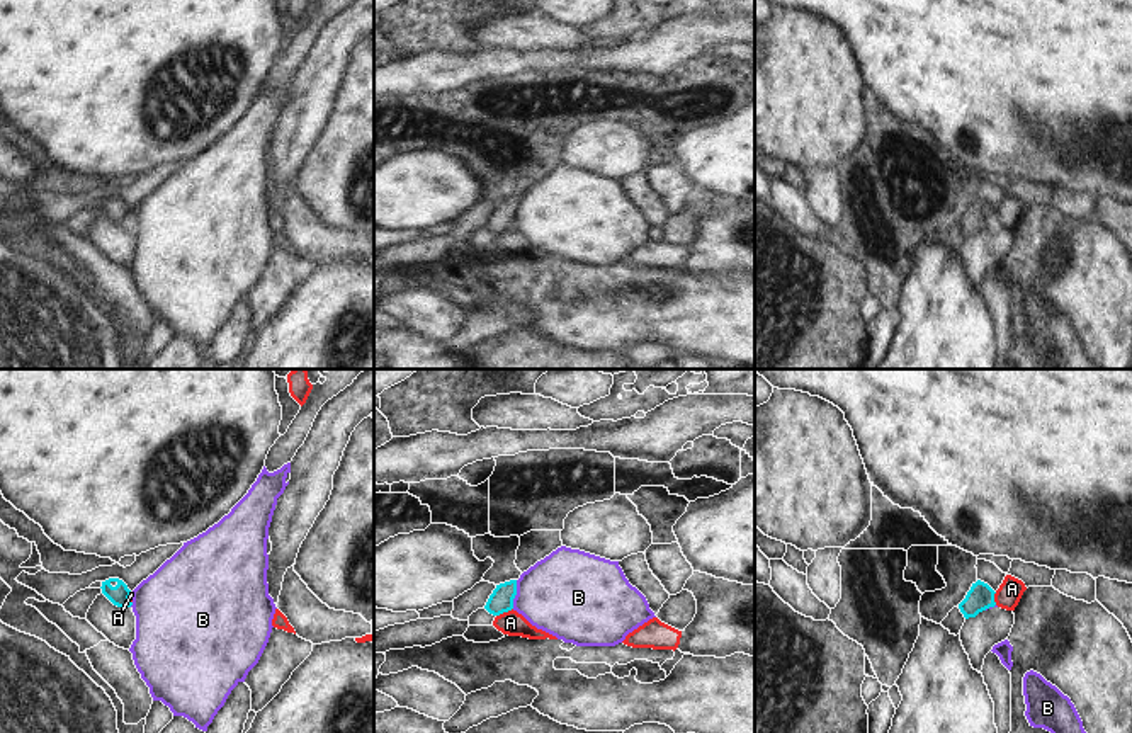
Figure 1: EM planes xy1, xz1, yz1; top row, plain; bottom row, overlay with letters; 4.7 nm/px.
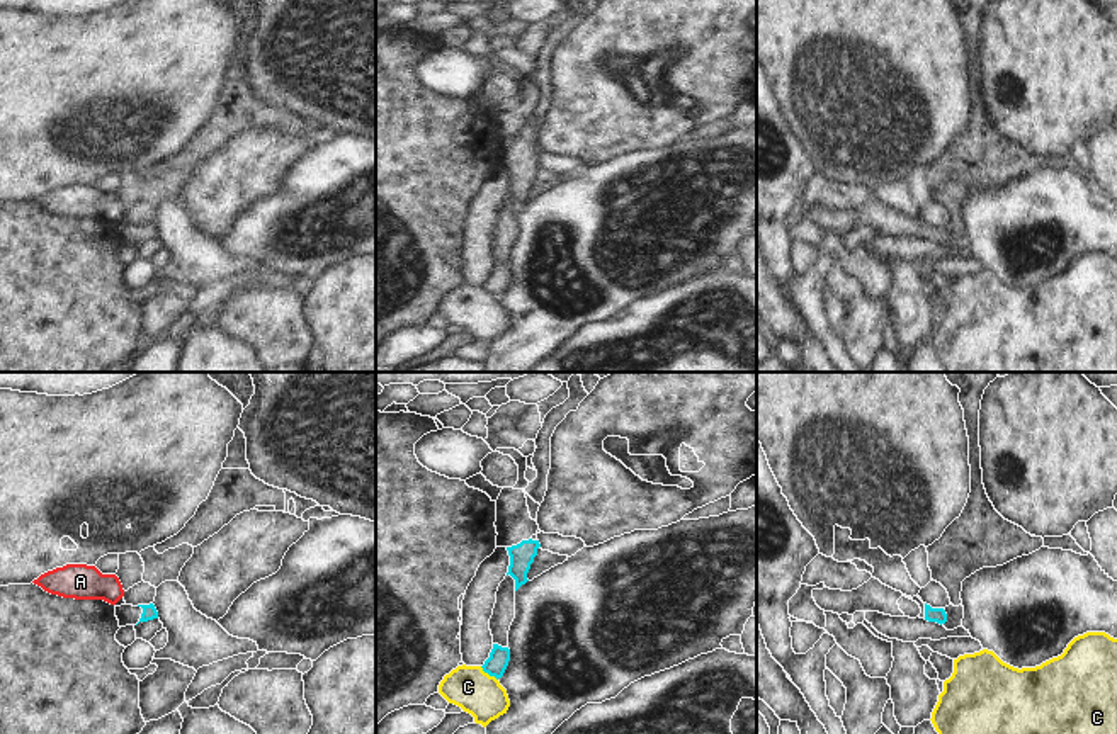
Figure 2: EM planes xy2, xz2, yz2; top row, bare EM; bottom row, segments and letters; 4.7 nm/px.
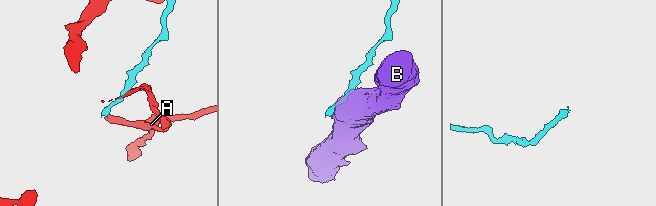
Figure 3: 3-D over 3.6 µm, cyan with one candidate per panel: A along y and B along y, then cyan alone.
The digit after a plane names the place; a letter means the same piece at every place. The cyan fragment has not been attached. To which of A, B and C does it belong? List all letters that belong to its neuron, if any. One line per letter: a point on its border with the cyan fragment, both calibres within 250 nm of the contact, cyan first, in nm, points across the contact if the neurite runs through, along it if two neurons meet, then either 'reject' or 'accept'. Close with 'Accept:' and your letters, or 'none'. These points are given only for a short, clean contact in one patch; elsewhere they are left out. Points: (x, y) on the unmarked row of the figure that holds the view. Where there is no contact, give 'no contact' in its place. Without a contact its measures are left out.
A: meets cyan in xz1 at (503, 230); 110 nm thick on the cyan side, 120 nm on the other; border along xz1 (512, 227), (497, 235); reject
B: meets cyan in xz1 at (515, 213); 110 nm thick on the cyan side, 420 nm on the other; border along xz1 (517, 199), (512, 227); reject
C: meets cyan in xz2 at (488, 293); 100 nm thick on the cyan side, 200 nm on the other; reject
Accept: none

